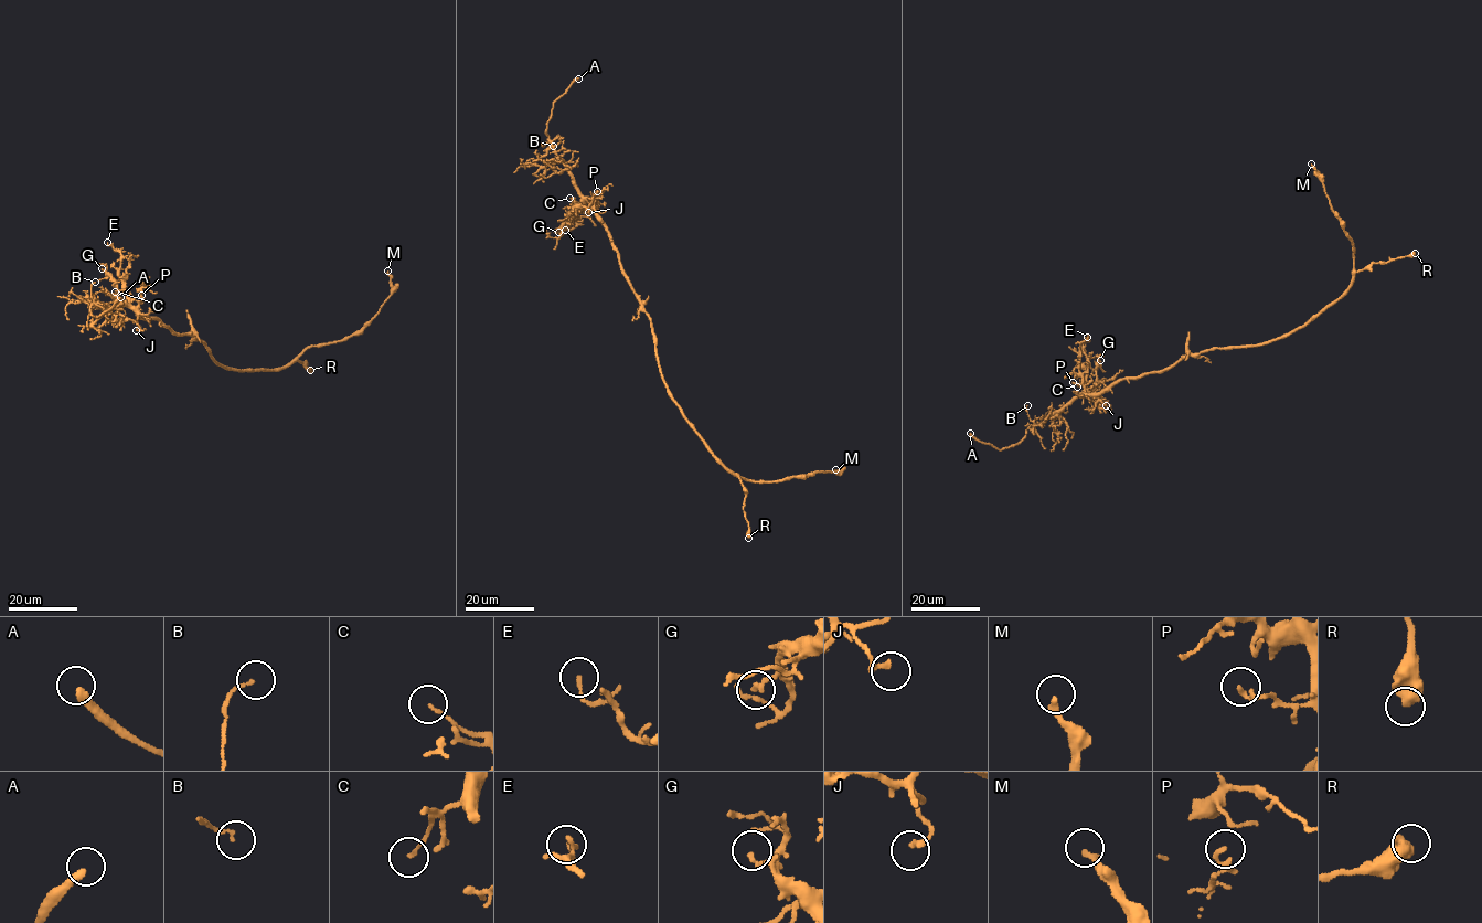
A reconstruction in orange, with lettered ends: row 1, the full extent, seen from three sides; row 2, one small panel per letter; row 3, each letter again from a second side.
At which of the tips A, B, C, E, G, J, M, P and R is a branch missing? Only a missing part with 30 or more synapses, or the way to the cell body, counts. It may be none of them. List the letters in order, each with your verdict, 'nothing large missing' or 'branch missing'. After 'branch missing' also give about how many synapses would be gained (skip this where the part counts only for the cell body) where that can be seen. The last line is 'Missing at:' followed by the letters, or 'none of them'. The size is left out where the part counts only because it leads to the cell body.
A: branch missing
B: nothing large missing
C: nothing large missing
E: nothing large missing
G: nothing large missing
J: nothing large missing
M: nothing large missing
P: nothing large missing
R: nothing large missing
Missing at: A

